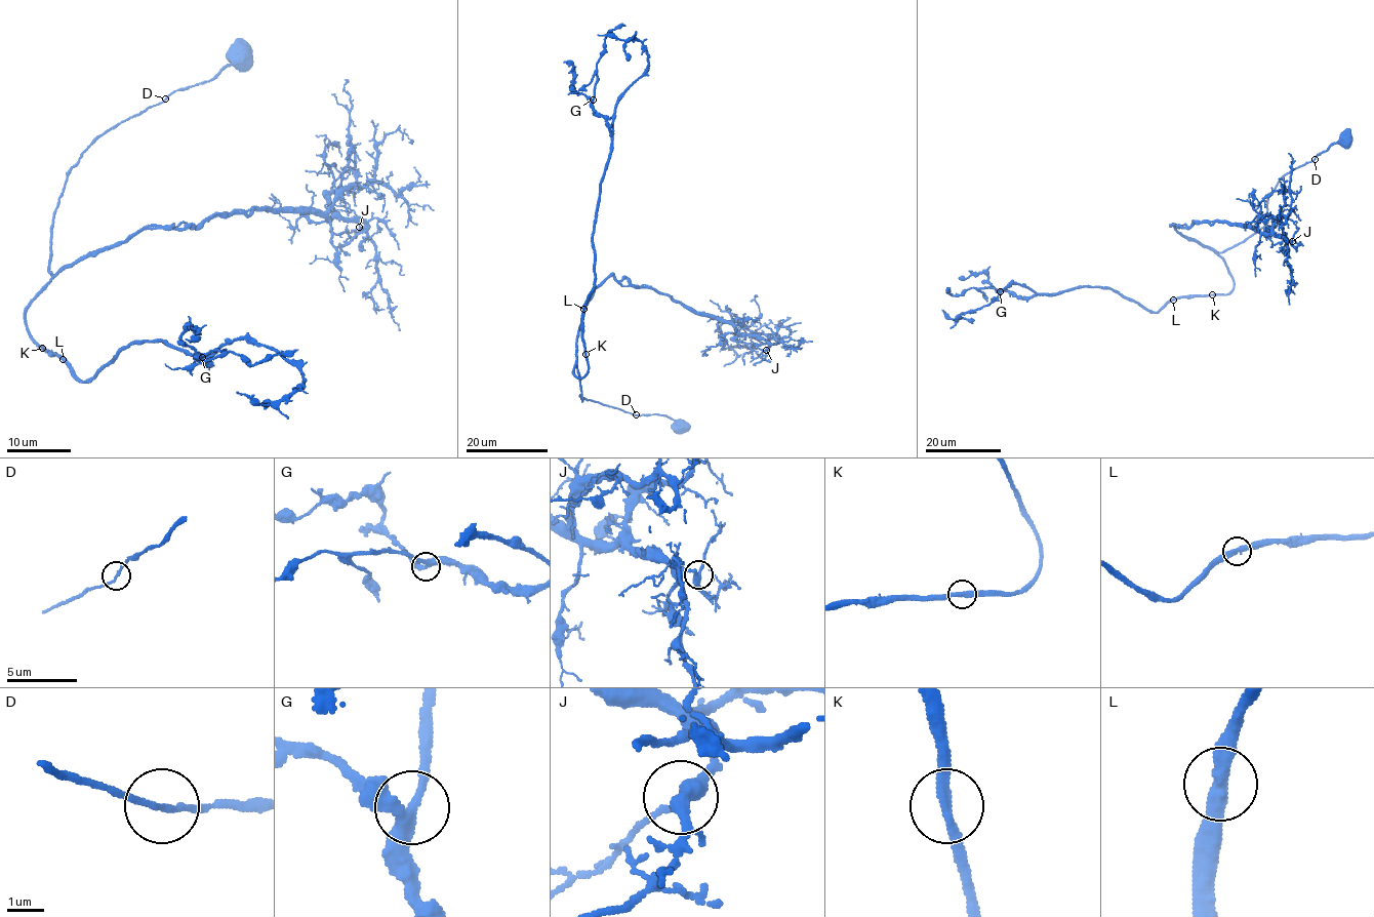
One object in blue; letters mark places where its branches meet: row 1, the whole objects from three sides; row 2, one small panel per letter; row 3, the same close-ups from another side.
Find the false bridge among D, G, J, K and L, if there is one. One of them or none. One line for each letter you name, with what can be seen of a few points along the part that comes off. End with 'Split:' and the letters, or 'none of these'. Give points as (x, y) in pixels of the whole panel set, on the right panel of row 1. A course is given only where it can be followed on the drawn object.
Split: none of these

